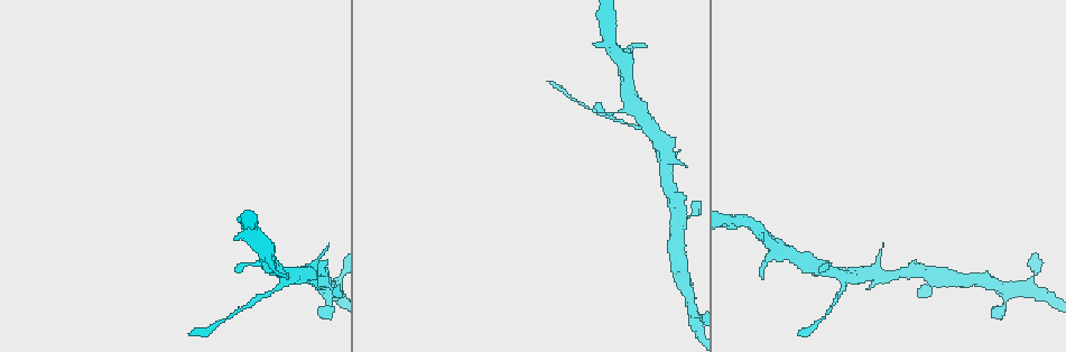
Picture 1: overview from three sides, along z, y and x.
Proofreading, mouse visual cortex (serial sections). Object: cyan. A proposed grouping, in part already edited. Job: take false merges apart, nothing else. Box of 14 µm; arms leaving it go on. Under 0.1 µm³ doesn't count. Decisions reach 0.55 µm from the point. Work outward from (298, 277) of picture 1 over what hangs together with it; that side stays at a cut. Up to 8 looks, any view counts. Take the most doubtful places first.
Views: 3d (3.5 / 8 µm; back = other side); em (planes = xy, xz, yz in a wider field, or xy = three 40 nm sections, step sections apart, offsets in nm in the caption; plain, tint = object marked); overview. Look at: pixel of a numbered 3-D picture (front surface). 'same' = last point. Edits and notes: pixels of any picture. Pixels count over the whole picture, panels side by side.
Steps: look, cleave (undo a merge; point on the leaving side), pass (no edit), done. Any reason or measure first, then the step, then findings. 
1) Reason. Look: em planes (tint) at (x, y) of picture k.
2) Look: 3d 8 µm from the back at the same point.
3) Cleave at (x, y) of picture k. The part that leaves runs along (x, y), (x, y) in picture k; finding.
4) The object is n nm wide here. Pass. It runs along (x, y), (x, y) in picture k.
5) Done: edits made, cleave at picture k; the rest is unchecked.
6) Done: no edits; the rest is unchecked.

Thick turns thin. Look: 3d 3.5 µm at (637, 129) of picture 1.

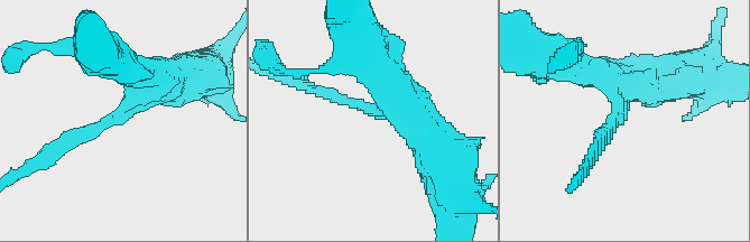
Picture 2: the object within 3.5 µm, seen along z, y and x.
The arms are 150, 450 nm wide; need the tissue. Look: em xy step 5 (tint) at (367, 111) of picture 2.

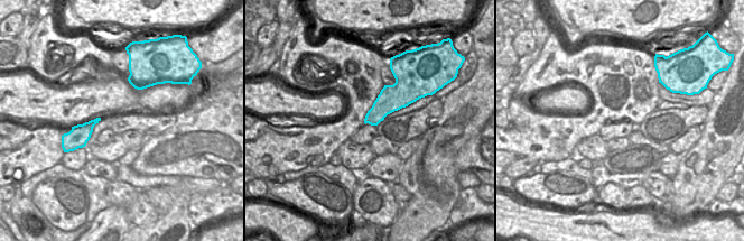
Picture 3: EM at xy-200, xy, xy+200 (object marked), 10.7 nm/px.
Another direction. Look: em xy step 3 (tint) at the same point.

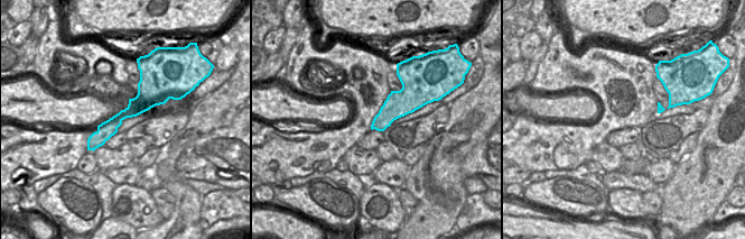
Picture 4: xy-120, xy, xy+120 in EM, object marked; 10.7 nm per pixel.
Cleave at (326, 95) of picture 2. The part that leaves runs along (361, 106), (278, 77) in picture 2; a second cell is stuck on.

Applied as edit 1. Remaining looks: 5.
Look: overview.

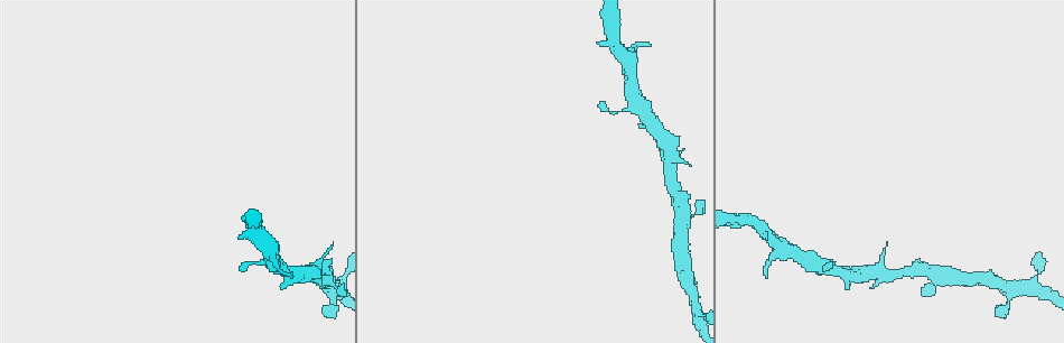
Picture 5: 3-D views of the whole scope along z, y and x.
Branch point. Look: 3d 8 µm at (938, 273) of picture 5.

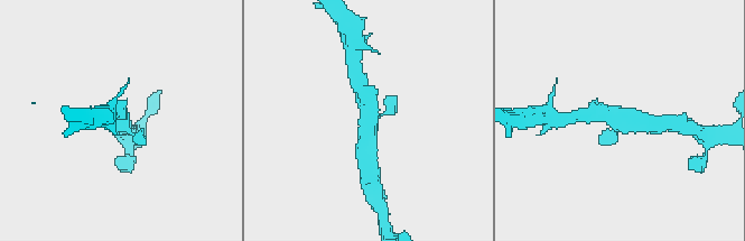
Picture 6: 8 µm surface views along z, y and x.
Shape alone is not enough. Look: em xy step 2 (tint) at (619, 119) of picture 6.

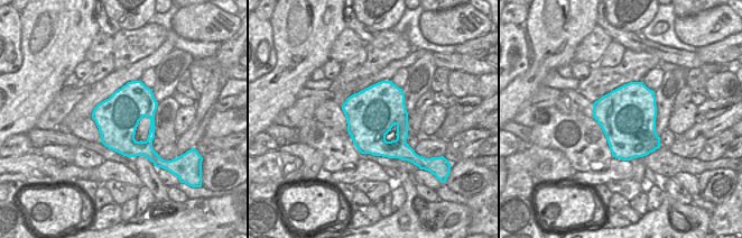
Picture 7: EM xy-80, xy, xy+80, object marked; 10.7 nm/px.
Pass. It runs along (592, 114), (604, 112), (651, 123) in picture 6; one cell here.

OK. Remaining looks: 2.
Thick turns thin. Look: 3d 3.5 µm at (695, 311) of picture 5.

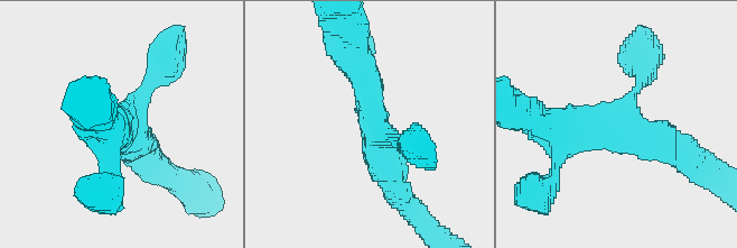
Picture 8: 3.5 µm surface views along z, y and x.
3 arms meet here; the arms are 200, 450, 500 nm wide. Look: em xy step 5 (tint) at (374, 125) of picture 8.

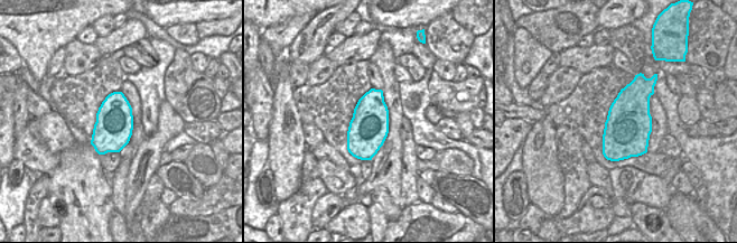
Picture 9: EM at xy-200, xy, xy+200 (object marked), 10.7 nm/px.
Pass. It runs along (561, 126), (618, 134), (641, 61) in picture 8; continuous, no second cell.

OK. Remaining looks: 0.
Done: edits made, cleave at picture 2; the rest is unchecked.

